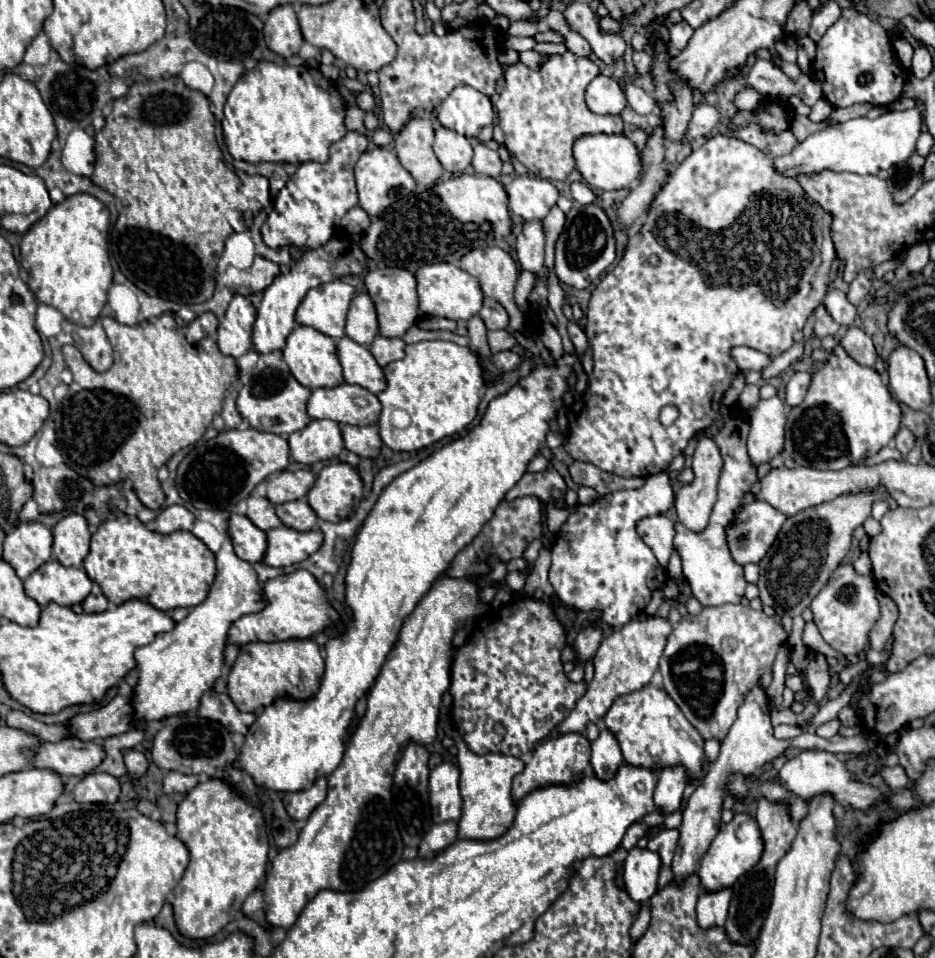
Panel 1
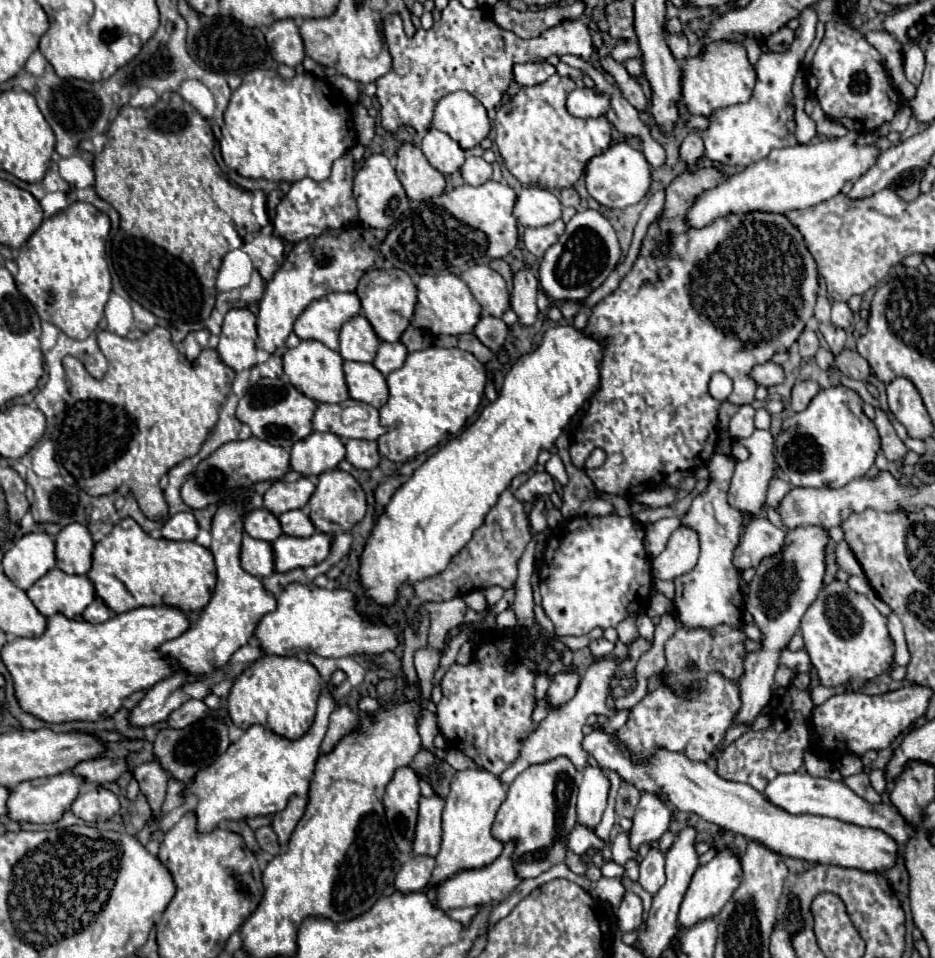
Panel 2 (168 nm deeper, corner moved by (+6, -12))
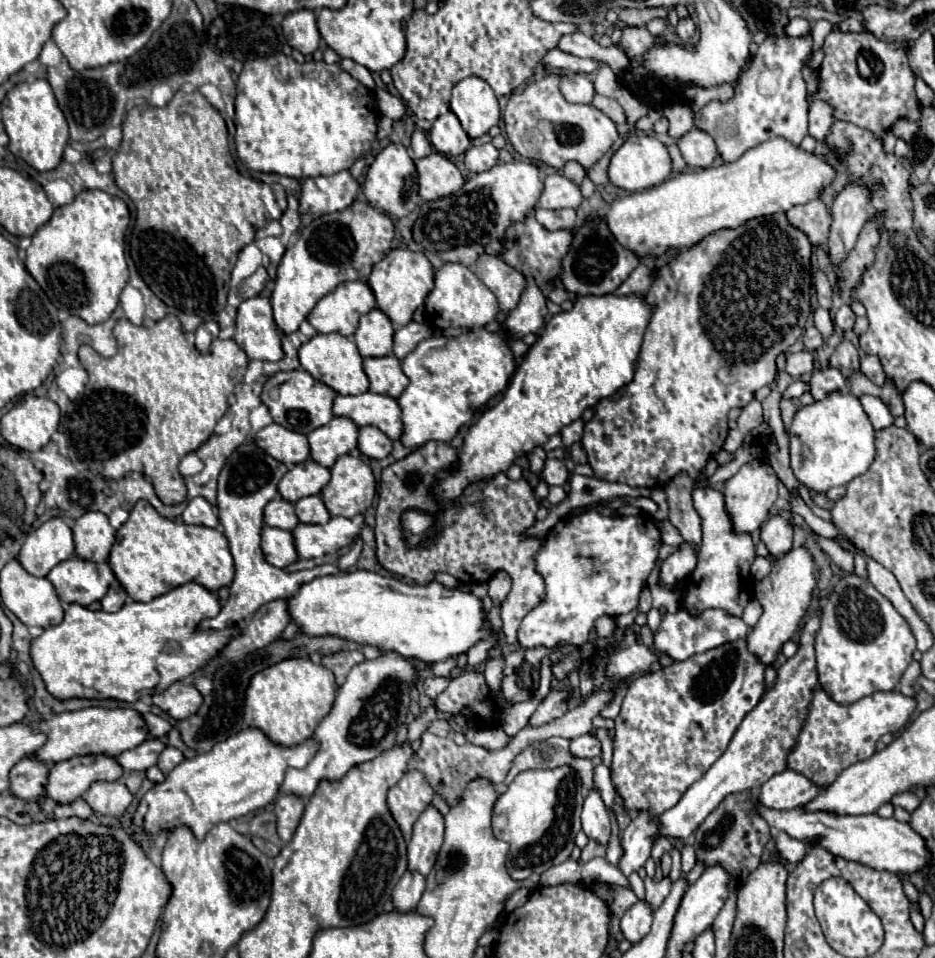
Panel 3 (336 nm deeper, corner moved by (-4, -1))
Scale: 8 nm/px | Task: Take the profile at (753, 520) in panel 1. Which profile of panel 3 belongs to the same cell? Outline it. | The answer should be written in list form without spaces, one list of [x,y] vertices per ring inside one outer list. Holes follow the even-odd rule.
[[[772,515],[762,525],[760,539],[766,543],[770,555],[784,555],[788,549],[792,549],[792,523],[782,515]]]

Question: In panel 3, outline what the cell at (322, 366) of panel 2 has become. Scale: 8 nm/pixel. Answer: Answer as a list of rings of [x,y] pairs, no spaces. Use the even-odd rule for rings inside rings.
[[[318,333],[316,337],[312,337],[308,343],[304,343],[298,351],[300,357],[300,365],[318,381],[326,383],[328,387],[332,387],[338,395],[360,395],[368,391],[368,377],[362,369],[362,357],[358,353],[358,347],[354,341],[350,341],[344,335],[338,333],[328,333],[322,335]]]

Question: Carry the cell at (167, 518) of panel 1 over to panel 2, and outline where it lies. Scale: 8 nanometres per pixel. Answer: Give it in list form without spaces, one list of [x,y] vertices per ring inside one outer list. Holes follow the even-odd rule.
[[[178,512],[164,522],[160,532],[166,540],[194,540],[198,534],[198,524],[192,512]]]

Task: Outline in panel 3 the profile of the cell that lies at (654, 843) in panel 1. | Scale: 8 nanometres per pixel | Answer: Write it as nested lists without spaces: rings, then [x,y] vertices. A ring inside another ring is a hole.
[[[646,877],[644,883],[646,883],[646,901],[648,901],[650,909],[656,911],[662,905],[662,901],[668,897],[672,883],[668,877],[664,877],[660,883],[654,883],[650,877]]]

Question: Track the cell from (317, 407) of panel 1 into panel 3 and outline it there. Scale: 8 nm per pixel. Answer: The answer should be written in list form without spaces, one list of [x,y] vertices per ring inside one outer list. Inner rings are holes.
[[[370,391],[362,395],[338,395],[334,399],[334,415],[348,417],[358,427],[374,425],[394,441],[402,435],[400,405],[388,395],[378,395]]]

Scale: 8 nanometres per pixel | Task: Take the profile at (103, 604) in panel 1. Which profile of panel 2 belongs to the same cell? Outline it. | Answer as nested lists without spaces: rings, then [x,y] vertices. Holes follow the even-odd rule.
[[[94,598],[94,602],[84,610],[82,616],[86,622],[92,622],[92,624],[106,622],[110,618],[110,608],[100,598]]]

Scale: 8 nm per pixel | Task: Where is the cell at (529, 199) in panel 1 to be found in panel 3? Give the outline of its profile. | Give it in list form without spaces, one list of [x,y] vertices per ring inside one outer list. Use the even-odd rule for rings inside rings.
[[[552,173],[544,179],[544,191],[538,205],[544,209],[578,209],[582,203],[582,193],[576,183],[566,179],[562,173]]]

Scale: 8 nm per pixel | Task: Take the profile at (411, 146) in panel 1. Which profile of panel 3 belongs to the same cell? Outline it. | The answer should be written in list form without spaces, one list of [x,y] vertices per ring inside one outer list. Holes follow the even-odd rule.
[[[432,153],[416,161],[420,177],[420,197],[424,201],[436,201],[462,189],[464,179],[458,167],[440,153]]]

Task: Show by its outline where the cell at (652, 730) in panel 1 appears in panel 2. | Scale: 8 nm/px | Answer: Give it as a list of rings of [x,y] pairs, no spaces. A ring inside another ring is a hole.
[[[604,726],[592,730],[584,738],[582,746],[588,754],[596,758],[602,768],[618,772],[624,782],[636,786],[638,790],[662,794],[678,810],[694,812],[704,820],[752,838],[782,856],[810,860],[818,864],[834,864],[842,868],[858,868],[864,872],[888,870],[896,862],[898,846],[882,830],[862,828],[836,818],[814,814],[794,816],[770,804],[766,796],[756,788],[750,788],[750,784],[722,780],[722,776],[718,776],[718,772],[710,768],[708,762],[686,760],[682,752],[666,752],[666,748],[658,748],[658,752],[654,752],[654,760],[646,760],[646,764],[634,764],[634,760],[630,760],[630,752],[626,752],[626,748],[618,744],[618,734],[608,734]]]

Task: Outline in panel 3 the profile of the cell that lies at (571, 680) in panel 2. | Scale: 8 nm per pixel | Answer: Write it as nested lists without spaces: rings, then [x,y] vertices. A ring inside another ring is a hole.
[[[550,691],[548,697],[538,705],[538,709],[528,719],[528,725],[544,725],[556,717],[562,717],[568,711],[568,693]]]

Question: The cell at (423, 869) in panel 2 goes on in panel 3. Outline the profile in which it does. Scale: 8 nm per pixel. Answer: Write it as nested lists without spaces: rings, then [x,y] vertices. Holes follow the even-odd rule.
[[[406,871],[402,875],[402,879],[396,883],[394,891],[392,891],[394,911],[408,913],[408,911],[416,909],[420,897],[424,893],[424,889],[426,889],[426,877],[422,877],[420,873]]]

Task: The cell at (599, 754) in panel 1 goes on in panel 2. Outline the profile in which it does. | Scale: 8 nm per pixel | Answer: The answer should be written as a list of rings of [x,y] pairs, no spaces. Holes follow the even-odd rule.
[[[586,766],[582,772],[582,784],[578,792],[578,824],[596,828],[606,810],[610,792],[610,780],[600,766]]]

